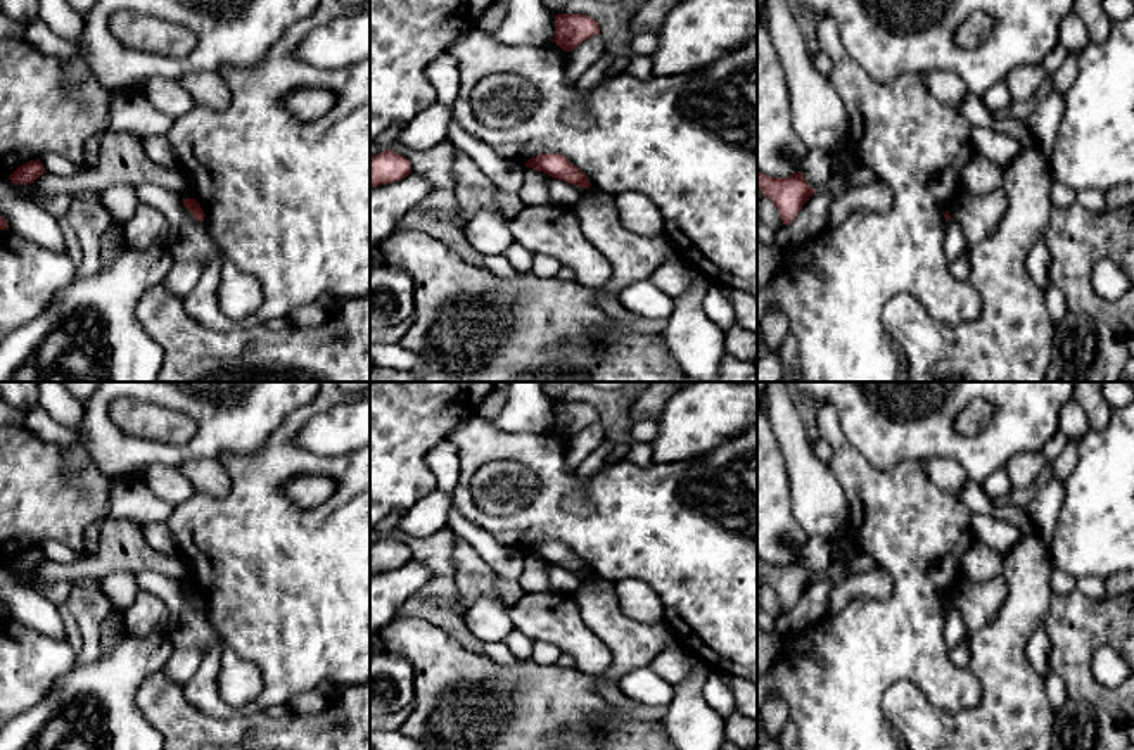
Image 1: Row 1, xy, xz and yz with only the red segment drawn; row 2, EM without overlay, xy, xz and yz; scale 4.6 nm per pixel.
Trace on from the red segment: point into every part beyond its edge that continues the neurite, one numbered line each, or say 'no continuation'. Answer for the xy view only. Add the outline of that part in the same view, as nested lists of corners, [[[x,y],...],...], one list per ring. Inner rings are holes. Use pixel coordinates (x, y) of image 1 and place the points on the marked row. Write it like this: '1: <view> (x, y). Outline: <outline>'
no continuation

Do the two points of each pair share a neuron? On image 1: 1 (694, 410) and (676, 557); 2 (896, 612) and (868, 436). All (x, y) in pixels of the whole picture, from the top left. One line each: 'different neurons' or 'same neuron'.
1: different neurons
2: different neurons

